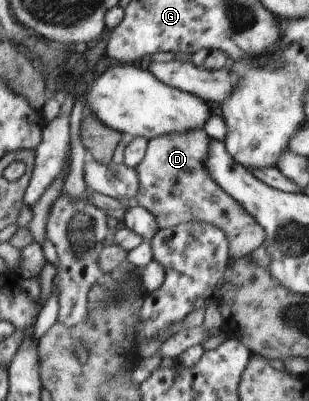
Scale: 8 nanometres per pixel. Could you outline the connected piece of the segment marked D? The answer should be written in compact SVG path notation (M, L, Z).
M204 129L190 131L184 134L170 133L156 137L147 142L144 158L135 168L139 178L139 189L135 194L140 207L151 212L160 229L169 229L180 223L208 223L216 228L221 228L226 235L230 259L242 259L253 250L260 248L266 242L265 230L256 222L256 219L244 210L223 188L213 180L208 172L205 162L207 159L211 139Z

